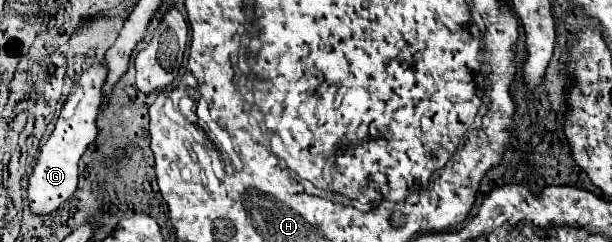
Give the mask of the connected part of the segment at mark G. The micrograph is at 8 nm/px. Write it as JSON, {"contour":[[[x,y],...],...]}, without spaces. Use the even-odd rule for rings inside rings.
{"contour":[[[106,62],[90,66],[76,86],[72,88],[70,96],[66,98],[62,112],[58,116],[56,128],[46,140],[46,144],[40,150],[40,156],[36,160],[34,172],[28,180],[28,198],[30,198],[30,208],[34,214],[50,214],[56,210],[64,200],[68,200],[76,186],[78,186],[78,162],[86,148],[96,140],[98,136],[98,126],[96,118],[100,112],[102,104],[102,88],[104,88],[104,78],[108,76],[108,66]]]}

